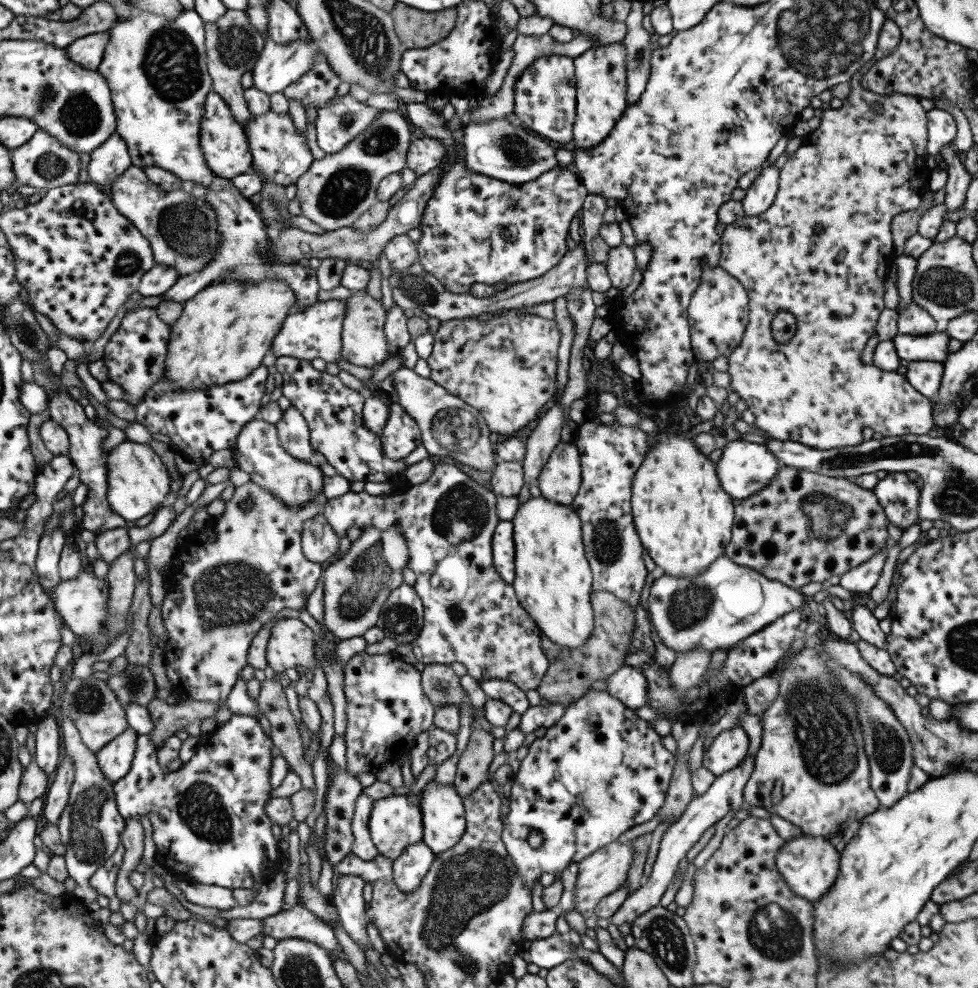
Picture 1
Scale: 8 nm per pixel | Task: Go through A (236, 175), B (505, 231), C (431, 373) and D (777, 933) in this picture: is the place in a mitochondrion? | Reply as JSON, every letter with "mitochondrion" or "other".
{"A":"other","B":"other","C":"other","D":"mitochondrion"}

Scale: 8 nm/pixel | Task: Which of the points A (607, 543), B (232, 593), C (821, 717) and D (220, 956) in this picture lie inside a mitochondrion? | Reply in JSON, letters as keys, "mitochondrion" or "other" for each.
{"A":"mitochondrion","B":"mitochondrion","C":"mitochondrion","D":"other"}

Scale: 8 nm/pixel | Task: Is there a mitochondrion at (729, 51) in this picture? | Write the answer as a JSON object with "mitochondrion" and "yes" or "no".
{"mitochondrion":"no"}

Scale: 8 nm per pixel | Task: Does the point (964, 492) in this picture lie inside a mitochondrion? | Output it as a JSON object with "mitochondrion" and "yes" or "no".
{"mitochondrion":"yes"}

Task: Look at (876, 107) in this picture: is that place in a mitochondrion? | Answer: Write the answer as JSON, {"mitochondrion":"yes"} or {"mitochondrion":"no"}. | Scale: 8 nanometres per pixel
{"mitochondrion":"no"}

